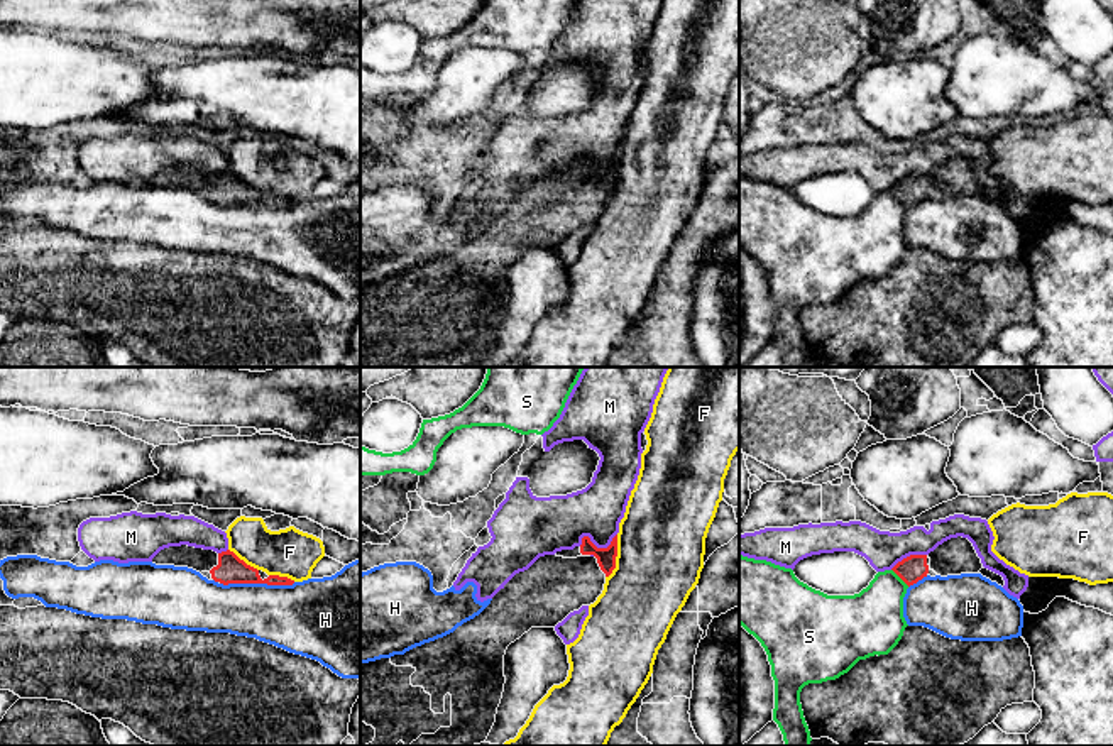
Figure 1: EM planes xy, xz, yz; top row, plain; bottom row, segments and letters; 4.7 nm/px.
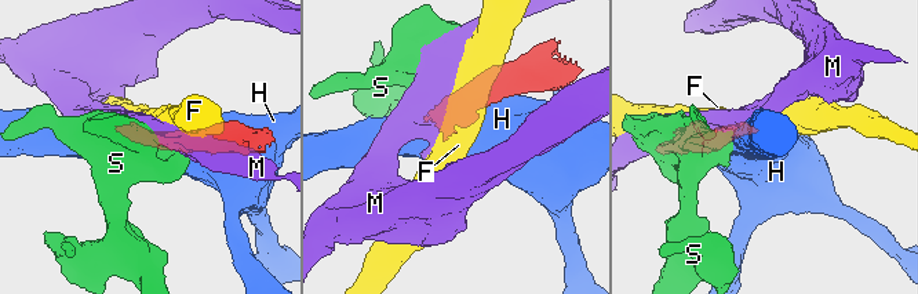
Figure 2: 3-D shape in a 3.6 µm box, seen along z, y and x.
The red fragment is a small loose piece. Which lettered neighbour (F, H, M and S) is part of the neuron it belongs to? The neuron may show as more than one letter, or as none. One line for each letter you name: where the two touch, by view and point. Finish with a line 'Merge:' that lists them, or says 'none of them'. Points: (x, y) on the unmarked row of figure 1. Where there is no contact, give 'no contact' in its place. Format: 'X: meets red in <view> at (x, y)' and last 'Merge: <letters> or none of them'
Merge: none of them

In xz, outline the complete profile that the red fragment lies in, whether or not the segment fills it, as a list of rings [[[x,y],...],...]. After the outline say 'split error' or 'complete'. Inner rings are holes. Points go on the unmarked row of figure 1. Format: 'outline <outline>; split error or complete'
outline [[[617,156],[607,169],[582,159],[580,178],[540,178],[528,191],[516,195],[474,240],[453,254],[416,267],[404,276],[360,284],[360,367],[475,367],[485,364],[504,313],[504,276],[511,264],[531,249],[555,249],[570,233],[590,227],[616,189]]]; split error

